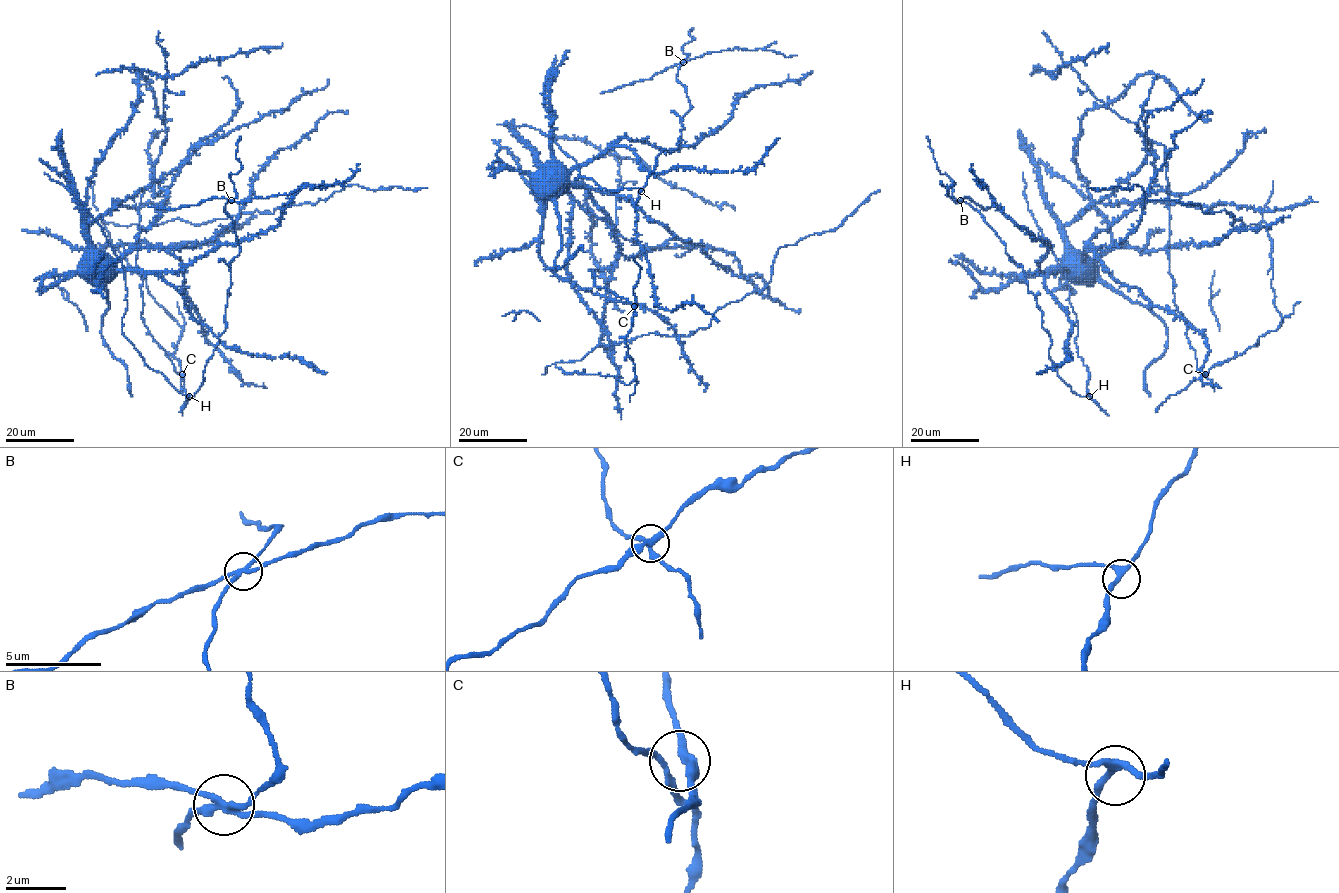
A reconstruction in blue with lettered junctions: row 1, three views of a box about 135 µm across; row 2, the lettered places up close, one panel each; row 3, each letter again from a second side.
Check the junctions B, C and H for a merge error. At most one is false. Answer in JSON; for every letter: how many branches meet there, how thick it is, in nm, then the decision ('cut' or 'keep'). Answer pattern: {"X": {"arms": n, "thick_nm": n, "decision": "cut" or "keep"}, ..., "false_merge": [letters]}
{"B": {"arms": 4, "thick_nm": 240, "decision": "cut"}, "C": {"arms": 4, "thick_nm": 240, "decision": "keep"}, "H": {"arms": 3, "thick_nm": 240, "decision": "keep"}, "false_merge": ["B"]}

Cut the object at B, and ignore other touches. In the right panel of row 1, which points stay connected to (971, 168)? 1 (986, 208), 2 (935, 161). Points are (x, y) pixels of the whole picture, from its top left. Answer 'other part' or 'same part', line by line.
1: other part
2: same part

